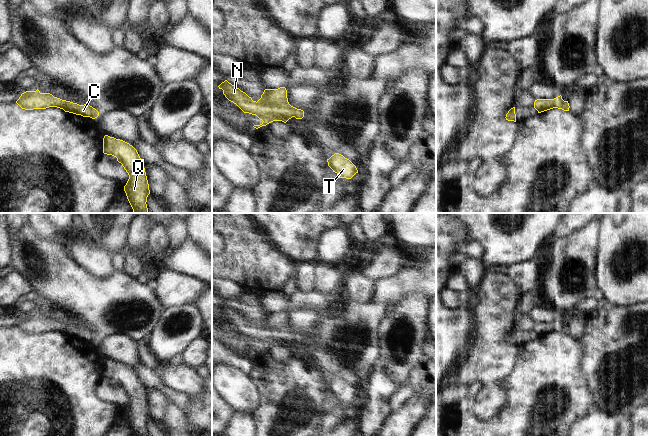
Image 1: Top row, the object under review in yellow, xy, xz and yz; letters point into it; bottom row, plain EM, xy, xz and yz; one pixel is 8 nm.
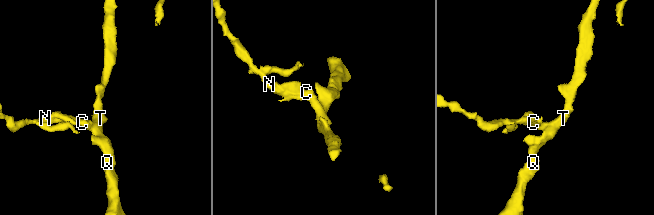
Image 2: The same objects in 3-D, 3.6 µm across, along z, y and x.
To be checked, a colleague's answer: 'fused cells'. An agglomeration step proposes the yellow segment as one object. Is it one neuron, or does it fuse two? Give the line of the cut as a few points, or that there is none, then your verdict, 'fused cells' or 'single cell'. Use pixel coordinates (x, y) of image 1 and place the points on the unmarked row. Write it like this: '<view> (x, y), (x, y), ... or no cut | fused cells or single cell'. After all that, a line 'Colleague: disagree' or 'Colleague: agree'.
no cut | single cell
Colleague: disagree

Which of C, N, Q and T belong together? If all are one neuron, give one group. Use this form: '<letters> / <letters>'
C N Q T

